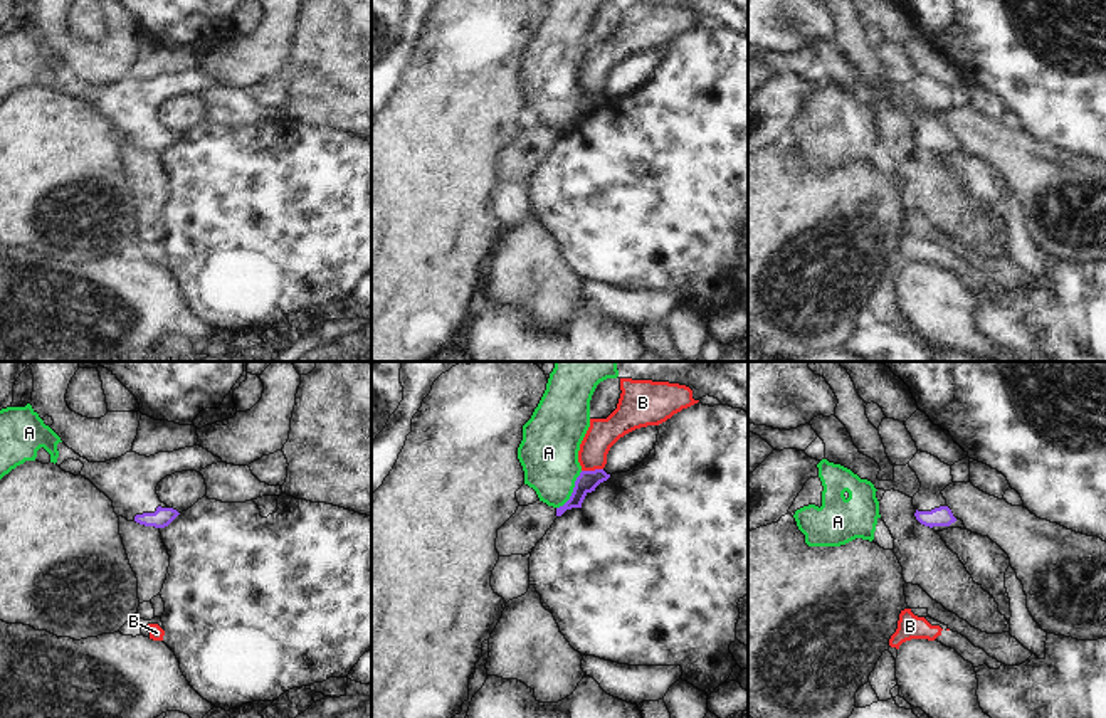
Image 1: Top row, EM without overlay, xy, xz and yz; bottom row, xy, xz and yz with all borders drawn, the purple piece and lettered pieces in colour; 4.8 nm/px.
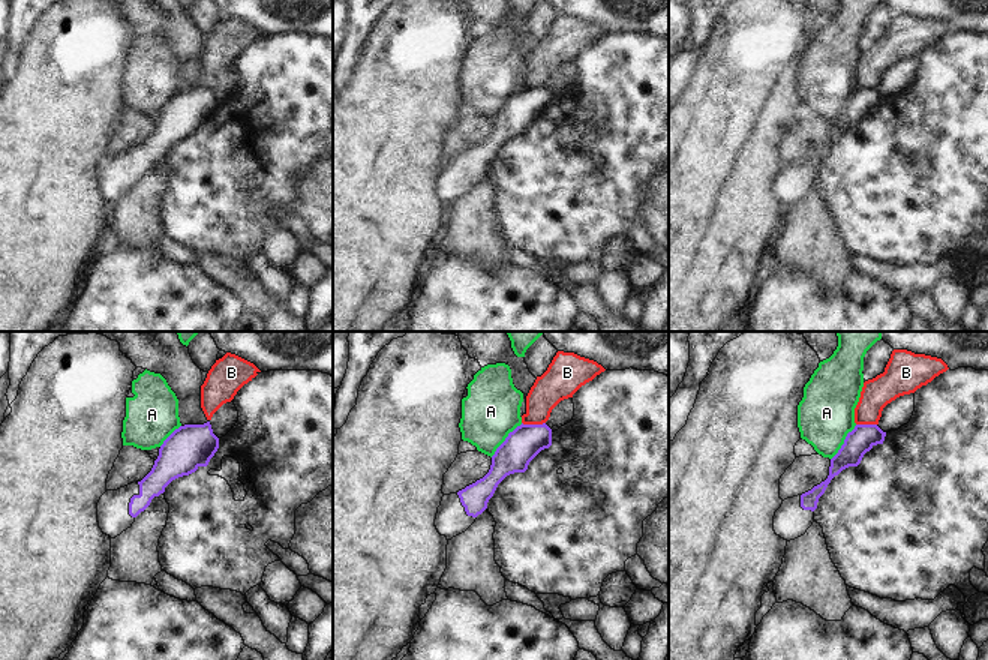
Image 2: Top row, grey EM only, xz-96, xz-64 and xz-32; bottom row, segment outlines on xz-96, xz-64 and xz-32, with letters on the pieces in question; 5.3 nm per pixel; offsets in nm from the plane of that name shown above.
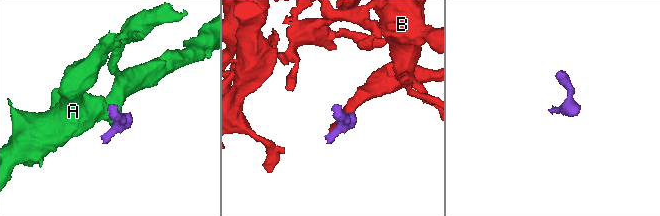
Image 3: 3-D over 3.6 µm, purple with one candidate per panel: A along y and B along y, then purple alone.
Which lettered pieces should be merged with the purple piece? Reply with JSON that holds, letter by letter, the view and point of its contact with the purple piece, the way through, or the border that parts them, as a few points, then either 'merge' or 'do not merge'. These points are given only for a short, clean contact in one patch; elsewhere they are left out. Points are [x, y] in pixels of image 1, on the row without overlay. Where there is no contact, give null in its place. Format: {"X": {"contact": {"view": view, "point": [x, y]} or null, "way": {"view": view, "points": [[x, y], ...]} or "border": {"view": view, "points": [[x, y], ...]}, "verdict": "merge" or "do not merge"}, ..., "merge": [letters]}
{"A": {"contact": {"view": "xz", "point": [574, 115]}, "border": {"view": "xz", "points": [[582, 95], [572, 118], [557, 131]]}, "verdict": "do not merge"}, "B": {"contact": {"view": "xz", "point": [592, 95]}, "border": {"view": "xz", "points": [[602, 91], [582, 95]]}, "verdict": "do not merge"}, "merge": []}

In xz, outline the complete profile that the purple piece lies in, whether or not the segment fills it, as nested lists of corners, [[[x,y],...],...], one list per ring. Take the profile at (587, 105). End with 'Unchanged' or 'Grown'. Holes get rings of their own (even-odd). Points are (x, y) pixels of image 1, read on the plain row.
[[[603,92],[582,94],[575,104],[570,123],[563,129],[556,131],[556,140],[561,140],[566,133],[582,131],[585,119],[595,114],[595,111],[608,101],[610,98],[607,98]]]. Unchanged

